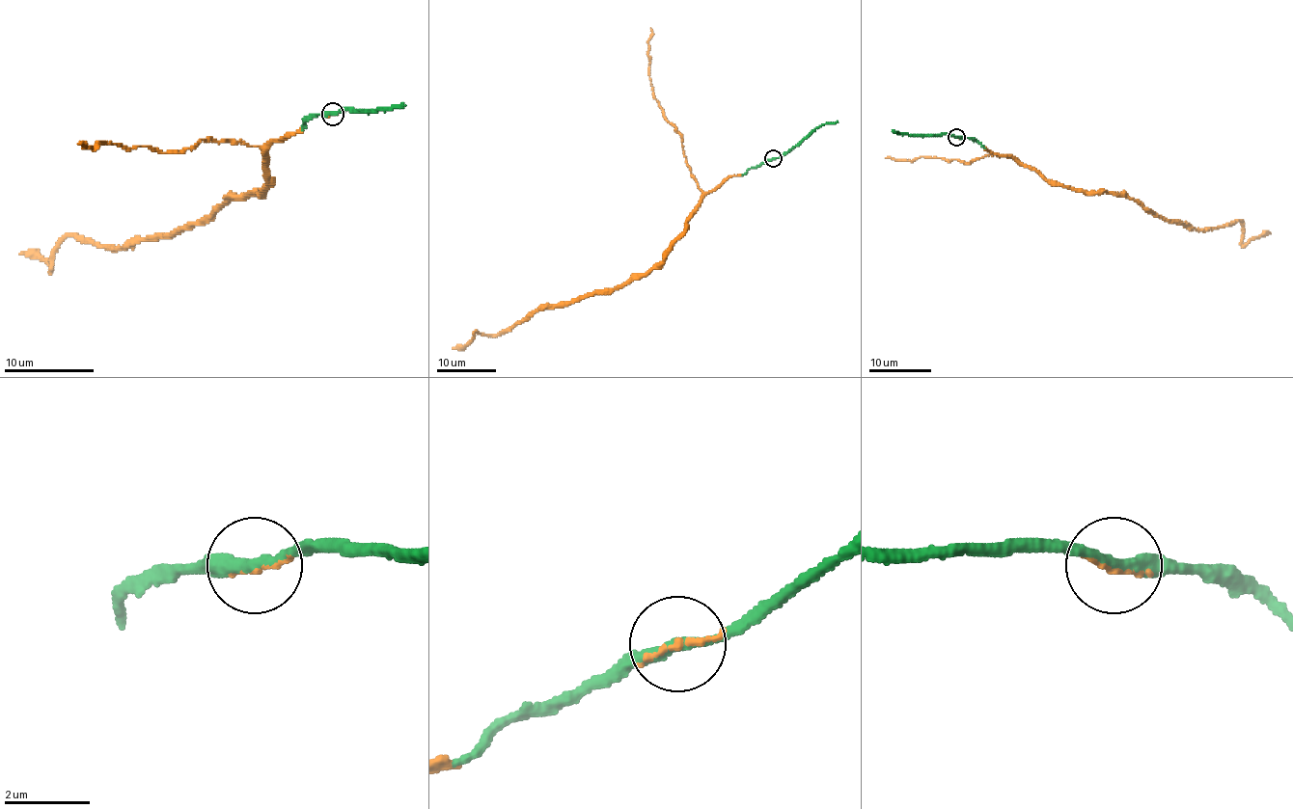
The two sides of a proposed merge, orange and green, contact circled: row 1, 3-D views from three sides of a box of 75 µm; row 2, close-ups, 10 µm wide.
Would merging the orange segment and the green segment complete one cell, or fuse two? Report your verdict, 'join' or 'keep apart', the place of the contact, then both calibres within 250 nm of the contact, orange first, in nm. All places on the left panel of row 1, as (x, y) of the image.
join; place (333, 114); calibres 120 and 260 nm

